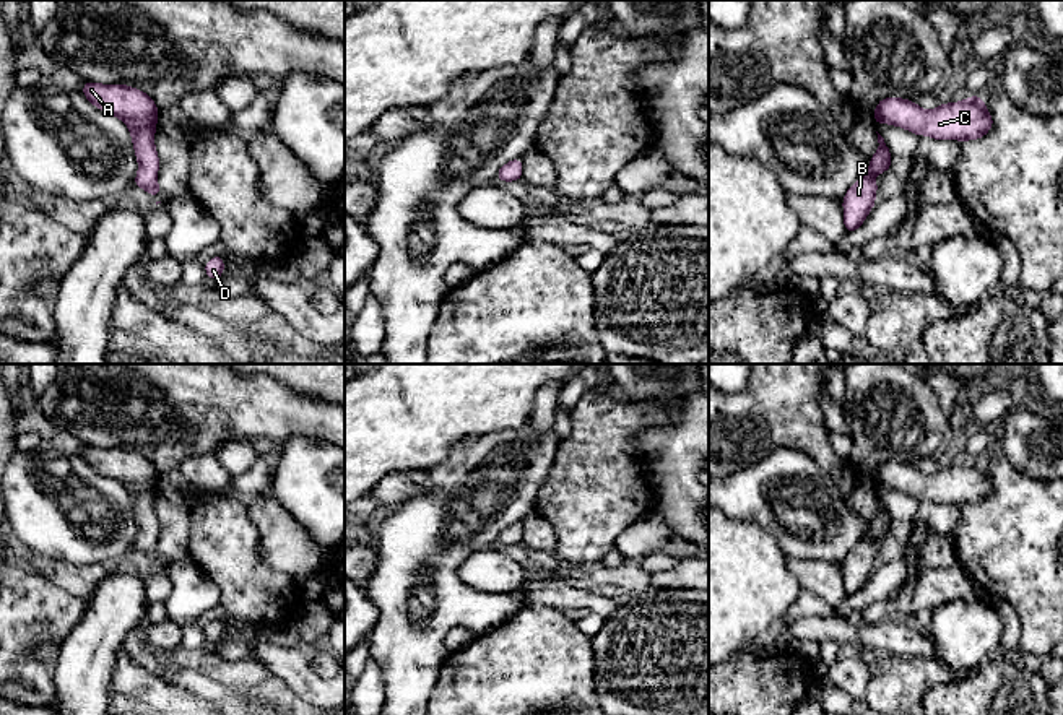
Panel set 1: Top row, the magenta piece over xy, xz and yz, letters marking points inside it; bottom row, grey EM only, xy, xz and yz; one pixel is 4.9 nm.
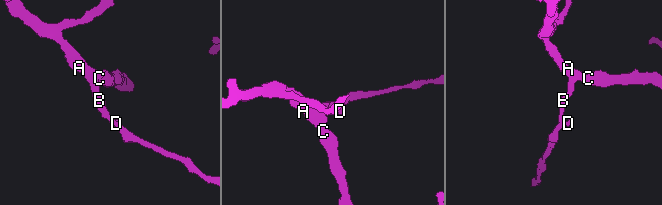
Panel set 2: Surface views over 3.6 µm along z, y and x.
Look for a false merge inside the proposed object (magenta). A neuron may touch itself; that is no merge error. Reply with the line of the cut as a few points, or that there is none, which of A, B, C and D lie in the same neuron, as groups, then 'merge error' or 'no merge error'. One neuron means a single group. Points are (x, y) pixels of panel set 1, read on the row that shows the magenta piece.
no cut; A B C D; no merge error

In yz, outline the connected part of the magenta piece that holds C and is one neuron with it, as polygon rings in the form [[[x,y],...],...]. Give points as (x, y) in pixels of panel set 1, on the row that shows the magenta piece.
[[[970,96],[961,102],[939,104],[935,110],[925,110],[913,101],[900,98],[881,99],[873,110],[874,122],[902,127],[935,140],[975,140],[993,127],[993,119],[980,96]]]

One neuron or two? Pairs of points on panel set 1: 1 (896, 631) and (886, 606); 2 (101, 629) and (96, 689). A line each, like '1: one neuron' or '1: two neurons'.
1: two neurons
2: one neuron

